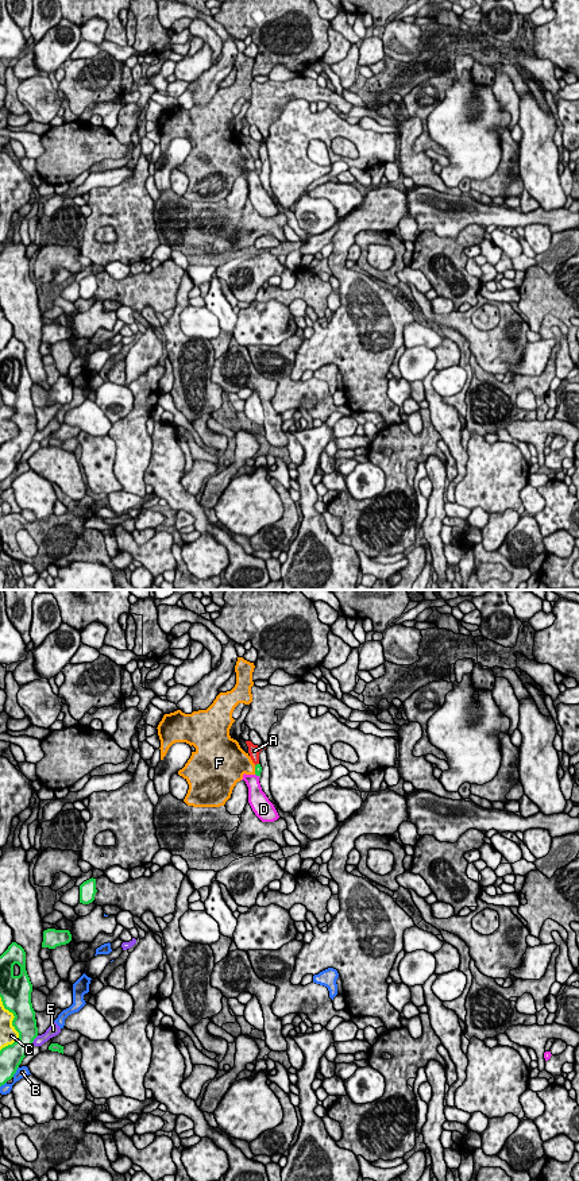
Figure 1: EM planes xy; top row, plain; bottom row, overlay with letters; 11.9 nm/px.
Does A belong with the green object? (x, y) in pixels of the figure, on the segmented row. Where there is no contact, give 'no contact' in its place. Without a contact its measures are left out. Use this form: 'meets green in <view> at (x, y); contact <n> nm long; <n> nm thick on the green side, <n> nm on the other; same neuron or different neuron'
meets green in xy at (257, 764); contact 60 nm long; 90 nm thick on the green side, 140 nm on the other; different neuron

